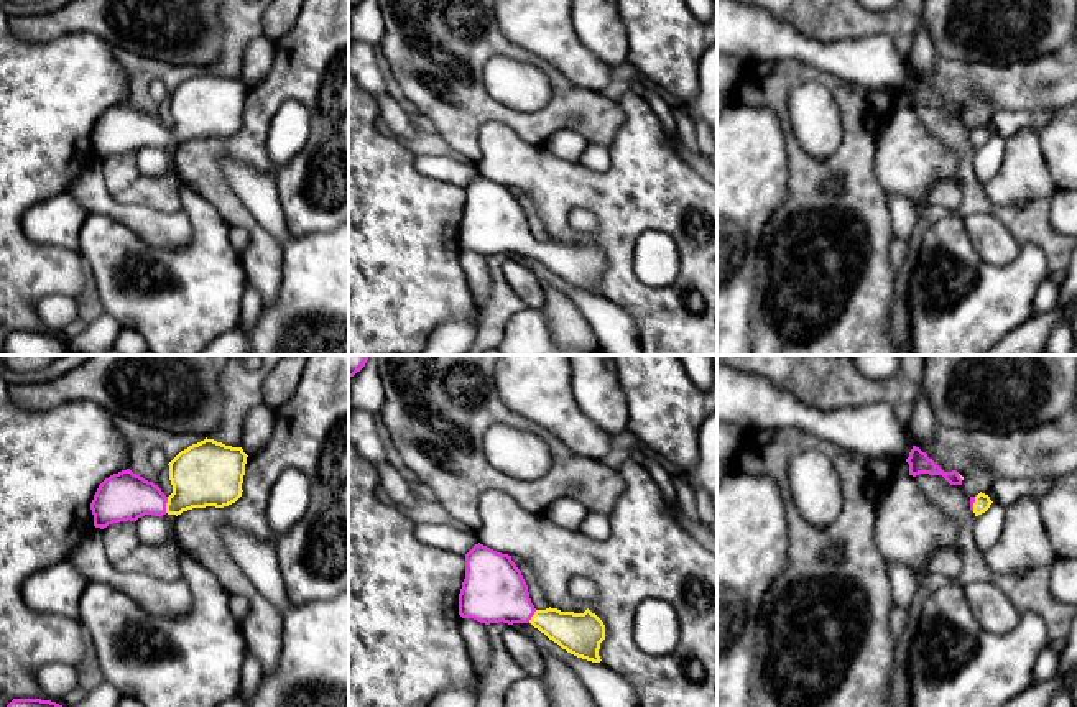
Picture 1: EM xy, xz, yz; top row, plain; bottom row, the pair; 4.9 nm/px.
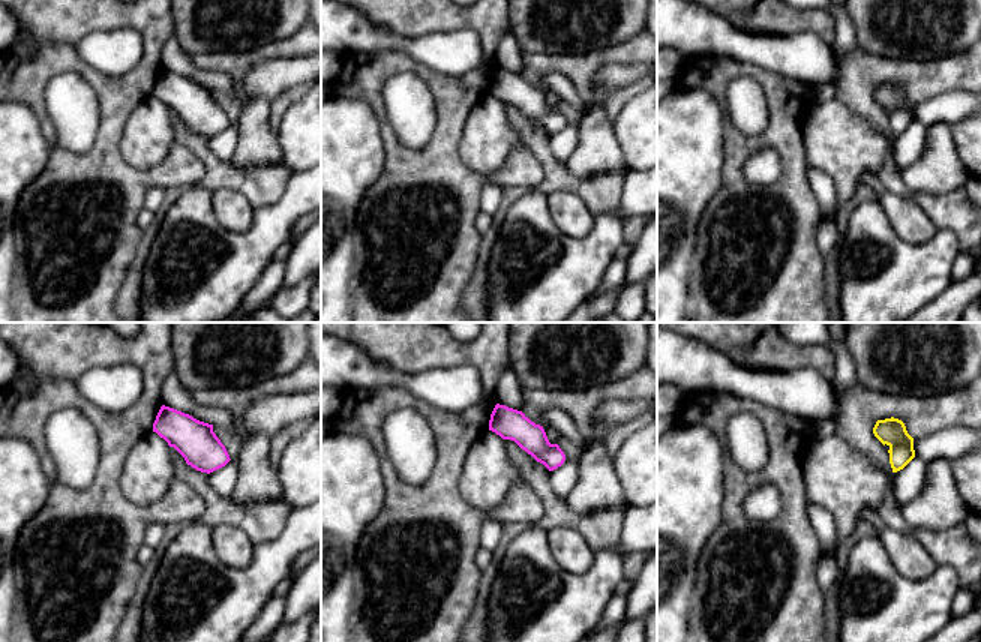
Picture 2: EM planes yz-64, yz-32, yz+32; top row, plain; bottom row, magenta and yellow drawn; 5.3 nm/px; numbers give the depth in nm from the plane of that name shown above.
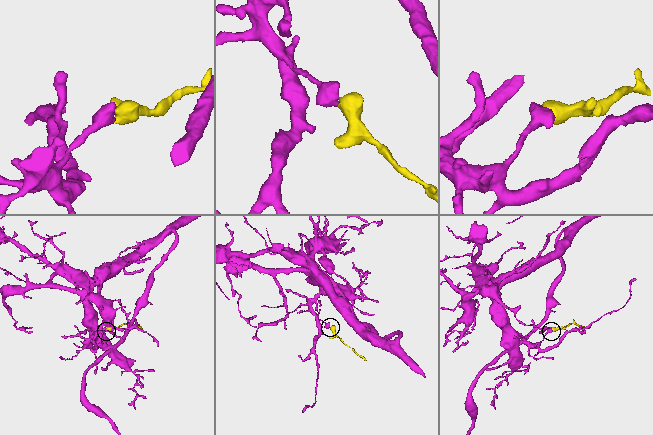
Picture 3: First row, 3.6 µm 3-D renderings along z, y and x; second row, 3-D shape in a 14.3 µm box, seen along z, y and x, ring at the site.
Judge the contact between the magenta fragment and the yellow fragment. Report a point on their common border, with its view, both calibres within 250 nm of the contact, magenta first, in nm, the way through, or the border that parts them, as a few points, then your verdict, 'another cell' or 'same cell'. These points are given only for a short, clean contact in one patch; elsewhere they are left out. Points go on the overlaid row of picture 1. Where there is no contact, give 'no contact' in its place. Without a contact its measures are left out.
meets magenta in xy at (165, 505); 240 nm thick on the magenta side, 320 nm on the other; runs through xy (125, 495), (145, 497), (165, 505), (173, 505), (204, 474); same cell

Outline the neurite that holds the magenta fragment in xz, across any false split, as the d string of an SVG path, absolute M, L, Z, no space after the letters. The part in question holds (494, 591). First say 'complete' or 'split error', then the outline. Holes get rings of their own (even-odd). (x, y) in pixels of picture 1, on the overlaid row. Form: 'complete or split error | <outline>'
split error | M475 544L465 554L465 579L459 594L459 615L480 623L531 623L567 653L600 663L603 622L589 608L584 613L557 608L536 610L528 585L511 556Z

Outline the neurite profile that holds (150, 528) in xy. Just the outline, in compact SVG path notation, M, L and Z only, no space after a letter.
M145 515L138 518L136 521L136 534L141 543L174 543L174 534L173 534L173 523L163 515L163 516L155 516L155 515Z

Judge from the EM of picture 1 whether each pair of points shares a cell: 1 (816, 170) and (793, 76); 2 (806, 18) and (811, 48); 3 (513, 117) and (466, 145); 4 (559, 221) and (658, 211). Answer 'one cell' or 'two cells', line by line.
1: one cell
2: two cells
3: one cell
4: one cell

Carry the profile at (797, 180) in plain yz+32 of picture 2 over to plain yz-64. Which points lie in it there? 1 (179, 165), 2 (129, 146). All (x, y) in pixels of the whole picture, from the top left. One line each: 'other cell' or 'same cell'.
1: same cell
2: other cell

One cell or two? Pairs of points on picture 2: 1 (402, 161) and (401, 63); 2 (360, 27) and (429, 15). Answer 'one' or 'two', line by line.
1: one
2: two

